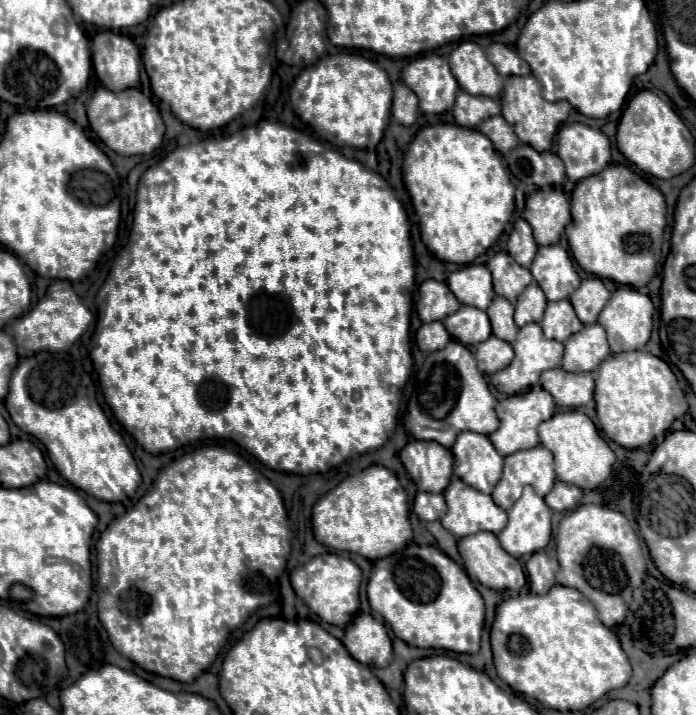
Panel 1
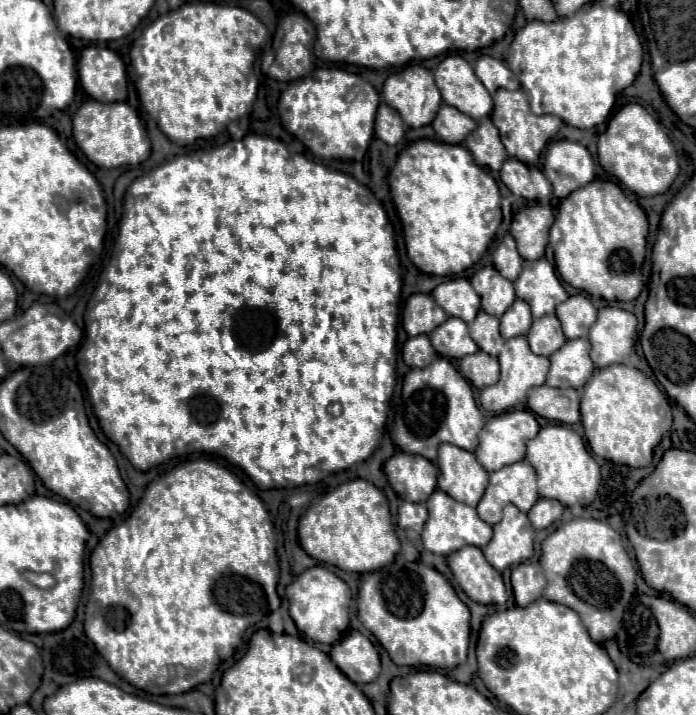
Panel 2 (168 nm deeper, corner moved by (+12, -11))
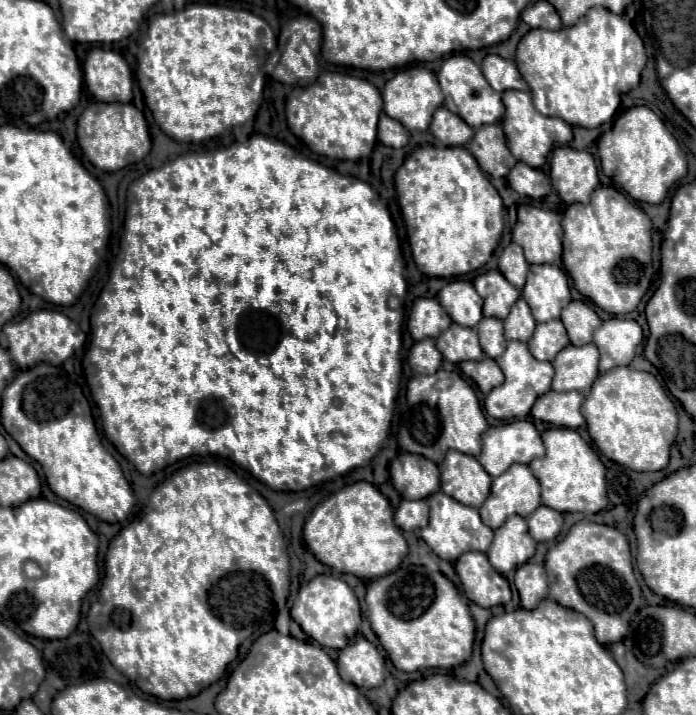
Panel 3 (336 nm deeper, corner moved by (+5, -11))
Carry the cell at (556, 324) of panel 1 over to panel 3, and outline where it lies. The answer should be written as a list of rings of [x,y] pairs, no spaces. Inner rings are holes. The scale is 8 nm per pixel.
[[[561,320],[537,324],[535,336],[529,340],[529,350],[537,360],[553,360],[569,344],[567,330]]]

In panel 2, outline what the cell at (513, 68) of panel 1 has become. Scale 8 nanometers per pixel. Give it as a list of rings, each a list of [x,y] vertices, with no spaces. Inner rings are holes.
[[[480,56],[474,66],[474,72],[490,94],[494,94],[498,88],[506,88],[506,90],[520,88],[520,82],[512,74],[512,70],[508,66],[504,66],[504,62],[500,62],[492,56]]]

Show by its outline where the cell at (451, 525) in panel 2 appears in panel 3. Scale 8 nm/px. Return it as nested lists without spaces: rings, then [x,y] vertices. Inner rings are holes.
[[[445,492],[431,494],[427,498],[427,502],[431,506],[431,516],[429,516],[429,524],[421,530],[421,538],[427,542],[427,546],[439,558],[455,562],[463,552],[469,552],[469,550],[487,552],[487,548],[491,546],[491,540],[493,540],[493,530],[481,522],[477,508],[465,506],[465,504],[453,500],[451,496],[447,496]]]

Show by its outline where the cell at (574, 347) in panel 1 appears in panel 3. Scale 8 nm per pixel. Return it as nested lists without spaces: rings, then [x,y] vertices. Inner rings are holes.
[[[569,344],[553,360],[553,368],[553,390],[577,390],[581,394],[587,394],[591,390],[591,384],[599,376],[599,350],[595,348],[595,344]]]

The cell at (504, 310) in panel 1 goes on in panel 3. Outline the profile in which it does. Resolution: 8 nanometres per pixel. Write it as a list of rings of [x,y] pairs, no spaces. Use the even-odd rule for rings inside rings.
[[[483,318],[477,324],[477,332],[479,332],[481,348],[489,358],[499,358],[505,352],[507,342],[505,342],[505,336],[503,336],[503,322],[501,320]]]

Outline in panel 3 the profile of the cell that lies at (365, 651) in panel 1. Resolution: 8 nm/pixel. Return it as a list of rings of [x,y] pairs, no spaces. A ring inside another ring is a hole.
[[[355,636],[347,648],[339,650],[337,668],[343,680],[361,690],[377,688],[385,680],[385,658],[365,636]]]

